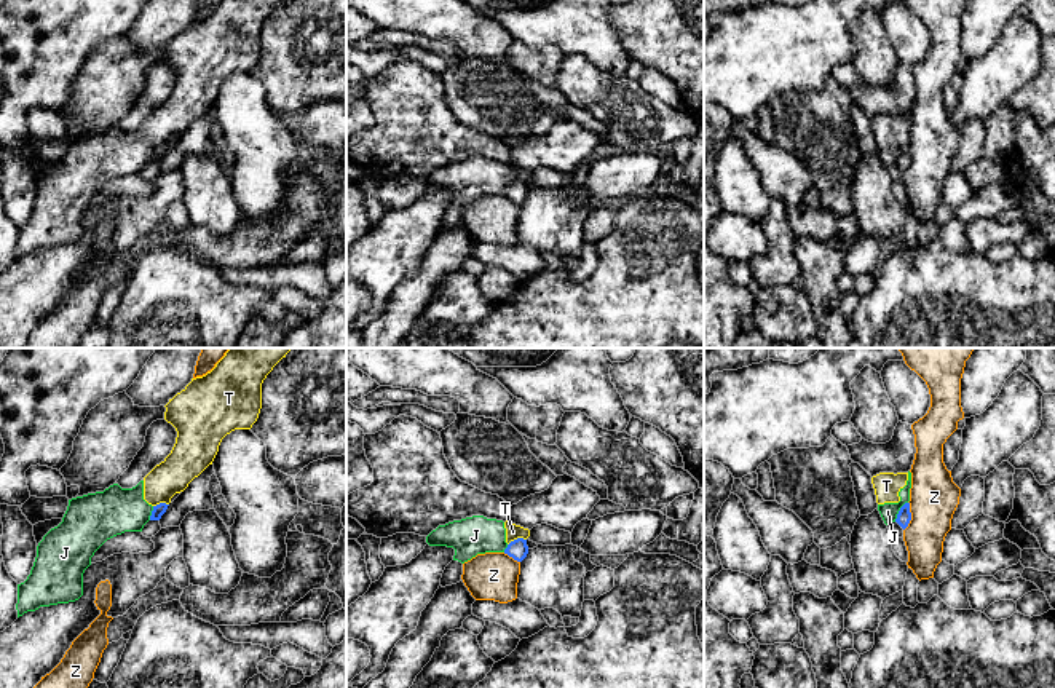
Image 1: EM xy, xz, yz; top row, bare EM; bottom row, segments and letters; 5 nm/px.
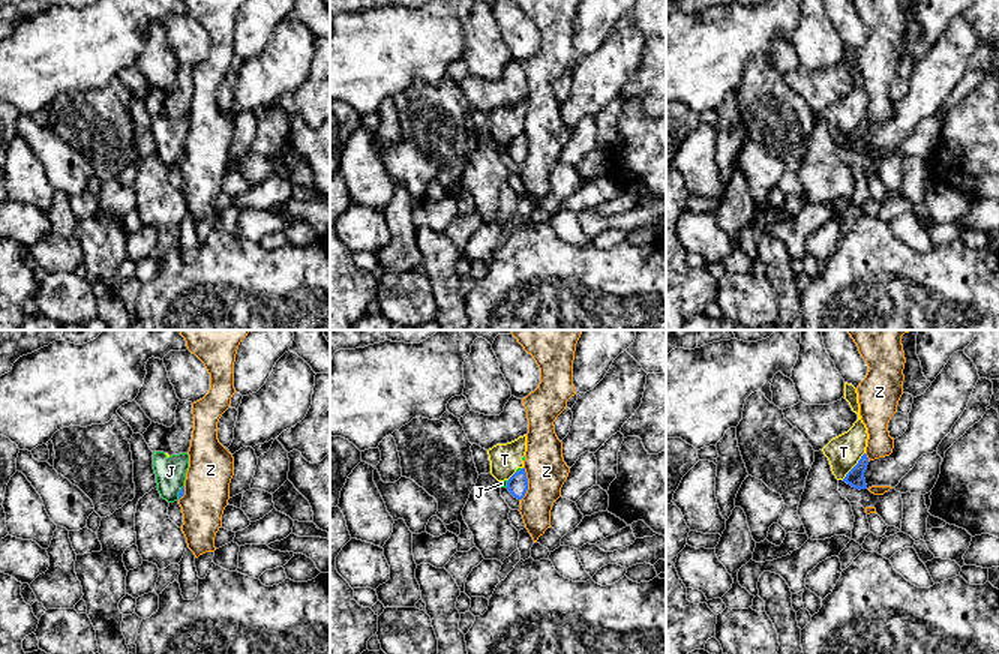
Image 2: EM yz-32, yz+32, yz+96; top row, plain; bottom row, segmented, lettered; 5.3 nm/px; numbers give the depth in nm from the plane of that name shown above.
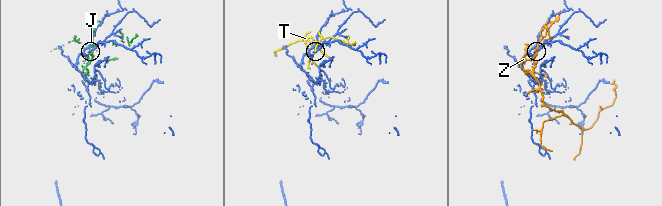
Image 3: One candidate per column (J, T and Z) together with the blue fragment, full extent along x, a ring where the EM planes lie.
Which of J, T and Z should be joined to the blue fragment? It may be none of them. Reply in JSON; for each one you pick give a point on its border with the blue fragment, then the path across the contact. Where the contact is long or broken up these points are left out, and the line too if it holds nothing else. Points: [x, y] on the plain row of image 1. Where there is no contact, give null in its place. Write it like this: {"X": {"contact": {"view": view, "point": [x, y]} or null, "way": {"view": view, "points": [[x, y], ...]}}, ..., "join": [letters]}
{"join": []}

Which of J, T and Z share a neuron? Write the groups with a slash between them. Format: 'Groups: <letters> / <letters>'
Groups: J T / Z

